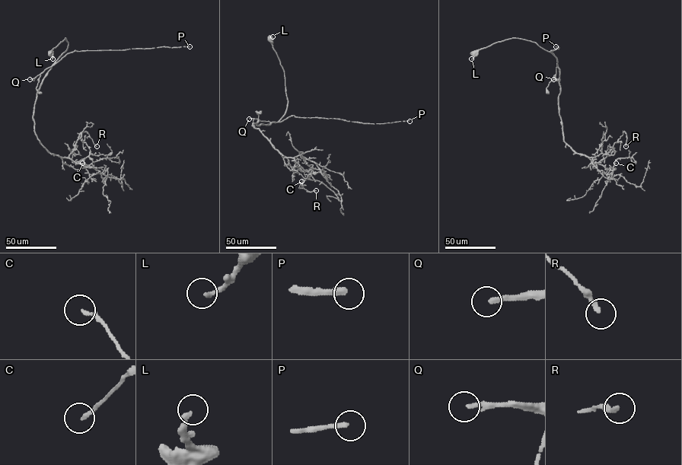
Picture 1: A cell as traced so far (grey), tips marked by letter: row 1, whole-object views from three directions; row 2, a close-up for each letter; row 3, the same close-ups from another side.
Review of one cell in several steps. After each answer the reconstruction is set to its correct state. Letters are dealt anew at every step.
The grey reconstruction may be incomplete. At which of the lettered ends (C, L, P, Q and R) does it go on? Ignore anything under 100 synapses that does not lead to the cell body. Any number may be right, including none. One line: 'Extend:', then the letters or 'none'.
Extend: P, Q

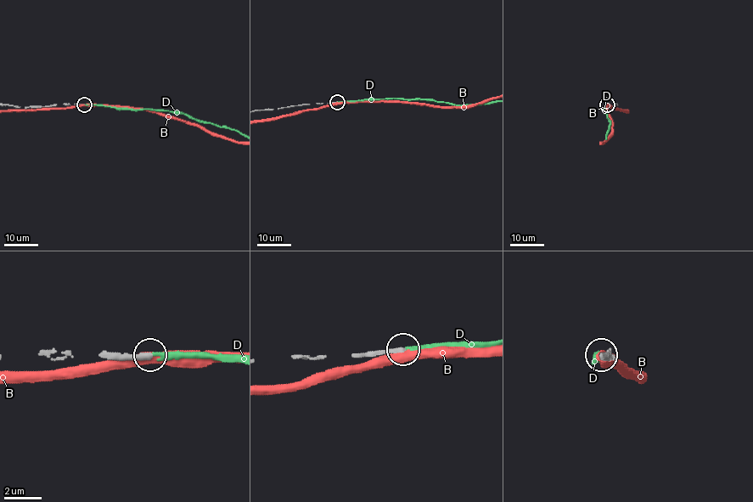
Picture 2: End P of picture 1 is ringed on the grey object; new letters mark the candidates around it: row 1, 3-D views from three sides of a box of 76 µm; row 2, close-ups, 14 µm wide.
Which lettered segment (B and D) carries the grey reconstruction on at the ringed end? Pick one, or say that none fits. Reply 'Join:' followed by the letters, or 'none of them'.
Join: D

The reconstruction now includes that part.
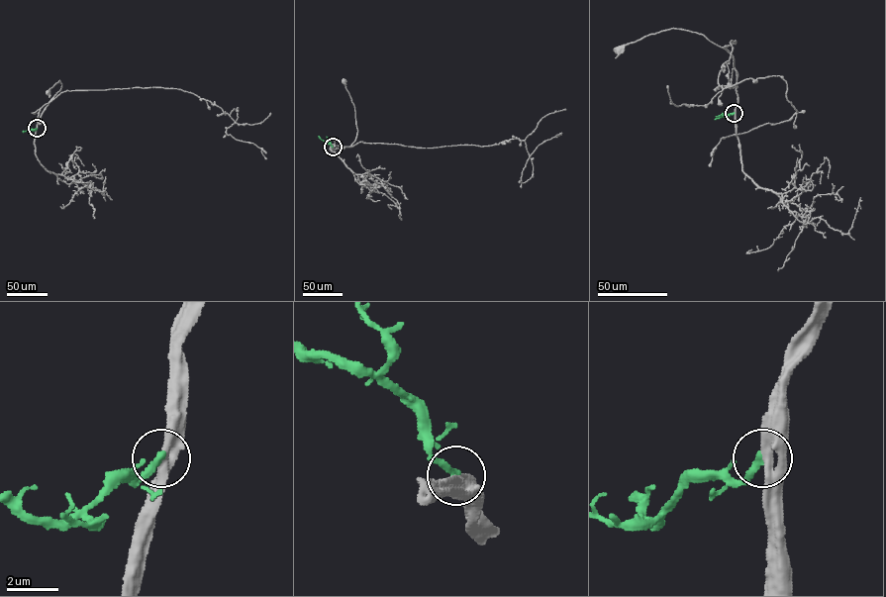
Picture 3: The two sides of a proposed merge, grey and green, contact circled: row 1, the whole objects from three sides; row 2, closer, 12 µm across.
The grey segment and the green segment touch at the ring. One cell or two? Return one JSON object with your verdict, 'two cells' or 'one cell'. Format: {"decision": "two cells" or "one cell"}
{"decision": "two cells"}

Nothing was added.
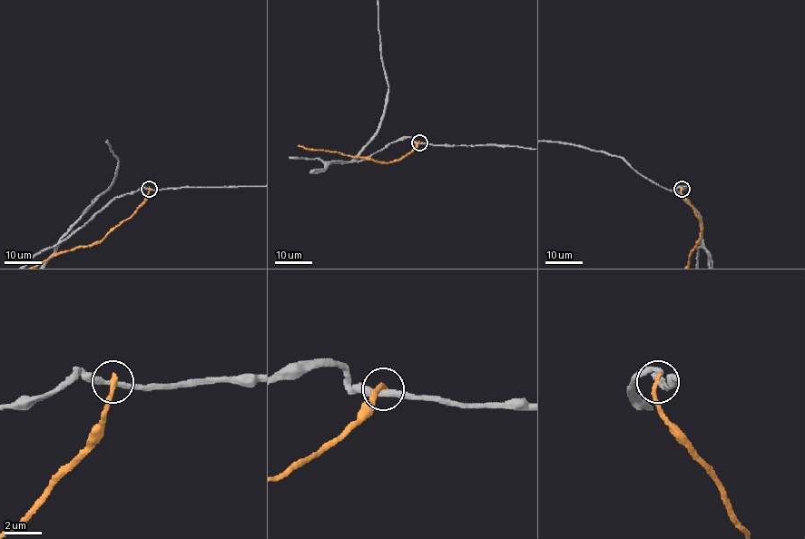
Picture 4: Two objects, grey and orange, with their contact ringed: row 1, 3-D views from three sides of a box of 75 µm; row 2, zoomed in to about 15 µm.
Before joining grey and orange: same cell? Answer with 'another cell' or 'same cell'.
another cell

